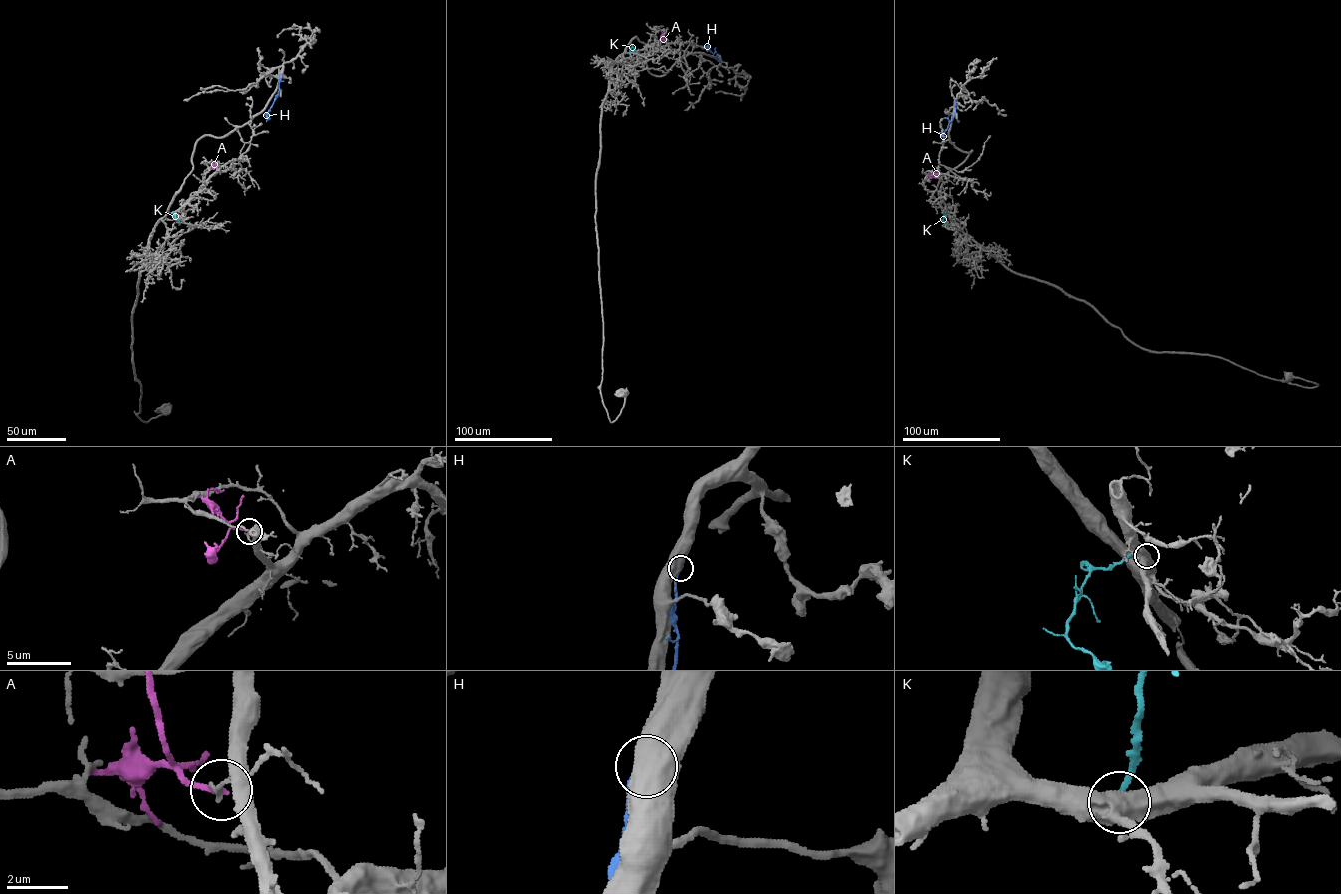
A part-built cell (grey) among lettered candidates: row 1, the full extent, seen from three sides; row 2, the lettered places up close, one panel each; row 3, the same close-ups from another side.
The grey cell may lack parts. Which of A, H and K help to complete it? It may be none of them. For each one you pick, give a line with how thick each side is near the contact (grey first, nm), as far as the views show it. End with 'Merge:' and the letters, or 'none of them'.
Merge: none of them

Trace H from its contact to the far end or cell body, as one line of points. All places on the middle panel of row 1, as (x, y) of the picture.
H: (718, 60), (706, 47)

